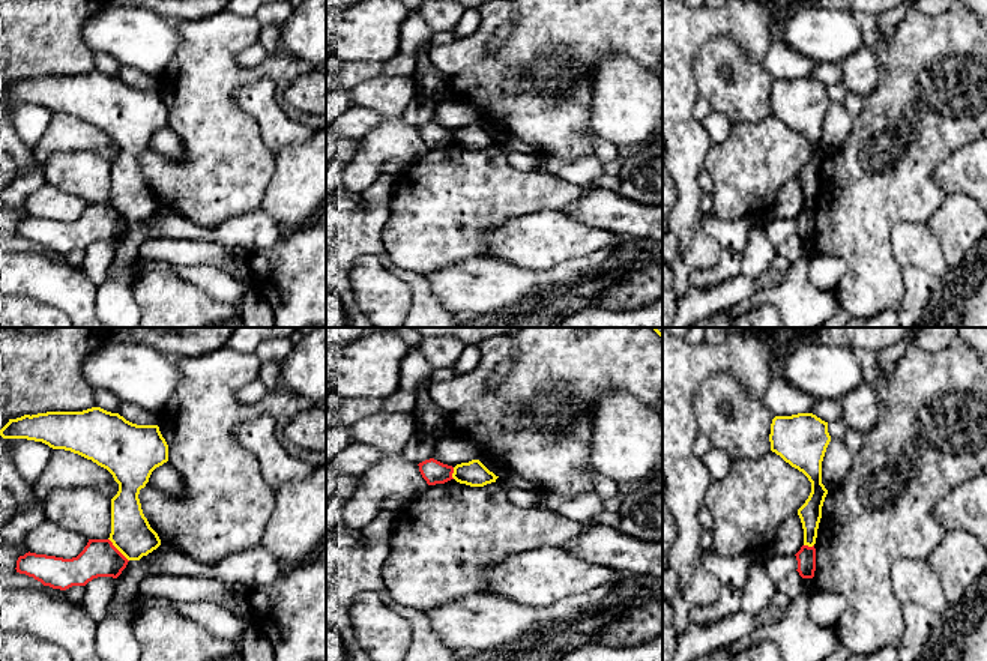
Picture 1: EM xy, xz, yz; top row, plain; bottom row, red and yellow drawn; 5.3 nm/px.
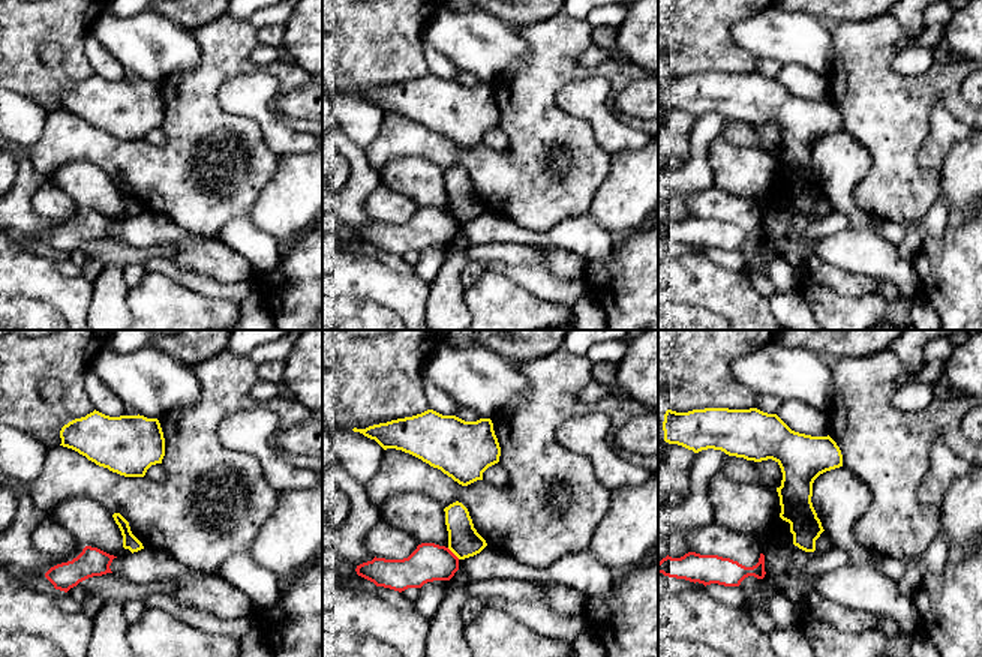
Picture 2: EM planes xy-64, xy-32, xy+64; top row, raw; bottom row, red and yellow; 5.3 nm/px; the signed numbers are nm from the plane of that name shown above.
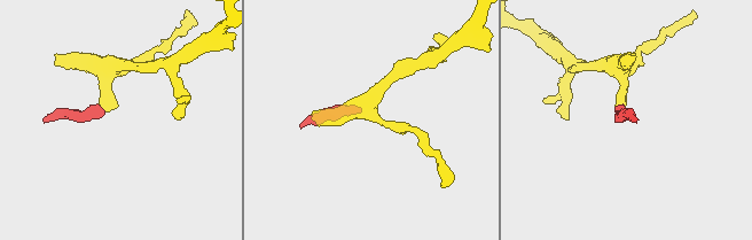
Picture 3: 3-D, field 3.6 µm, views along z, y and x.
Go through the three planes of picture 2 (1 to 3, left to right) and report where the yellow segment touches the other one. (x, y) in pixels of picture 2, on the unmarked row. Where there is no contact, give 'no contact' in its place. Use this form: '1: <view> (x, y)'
1: no contact
2: xy-32 (452, 216)
3: no contact

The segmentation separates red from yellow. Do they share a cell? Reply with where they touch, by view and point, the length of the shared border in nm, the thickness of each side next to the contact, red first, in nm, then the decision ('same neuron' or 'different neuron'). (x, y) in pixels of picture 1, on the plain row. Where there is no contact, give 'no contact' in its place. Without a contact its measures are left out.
contact xy (117, 214); length 170 nm; calibres 200 and 220 nm; different neuron

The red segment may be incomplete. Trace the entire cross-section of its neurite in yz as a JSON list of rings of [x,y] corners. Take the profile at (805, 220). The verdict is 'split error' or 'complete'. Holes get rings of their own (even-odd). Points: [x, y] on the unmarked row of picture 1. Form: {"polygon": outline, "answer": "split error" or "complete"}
{"polygon": [[[802,209],[795,218],[798,224],[798,236],[802,242],[813,242],[816,234],[816,212]]], "answer": "complete"}

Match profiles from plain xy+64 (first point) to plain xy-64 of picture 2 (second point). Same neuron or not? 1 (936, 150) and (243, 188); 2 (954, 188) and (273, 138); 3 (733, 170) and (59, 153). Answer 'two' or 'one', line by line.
1: two
2: two
3: two

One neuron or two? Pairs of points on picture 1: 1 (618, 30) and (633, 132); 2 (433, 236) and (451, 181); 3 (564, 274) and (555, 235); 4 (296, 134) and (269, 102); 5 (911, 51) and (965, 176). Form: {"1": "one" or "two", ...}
{"1": "two", "2": "one", "3": "two", "4": "one", "5": "two"}

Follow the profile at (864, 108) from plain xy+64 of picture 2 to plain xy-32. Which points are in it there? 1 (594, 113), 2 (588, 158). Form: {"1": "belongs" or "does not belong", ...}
{"1": "does not belong", "2": "belongs"}

